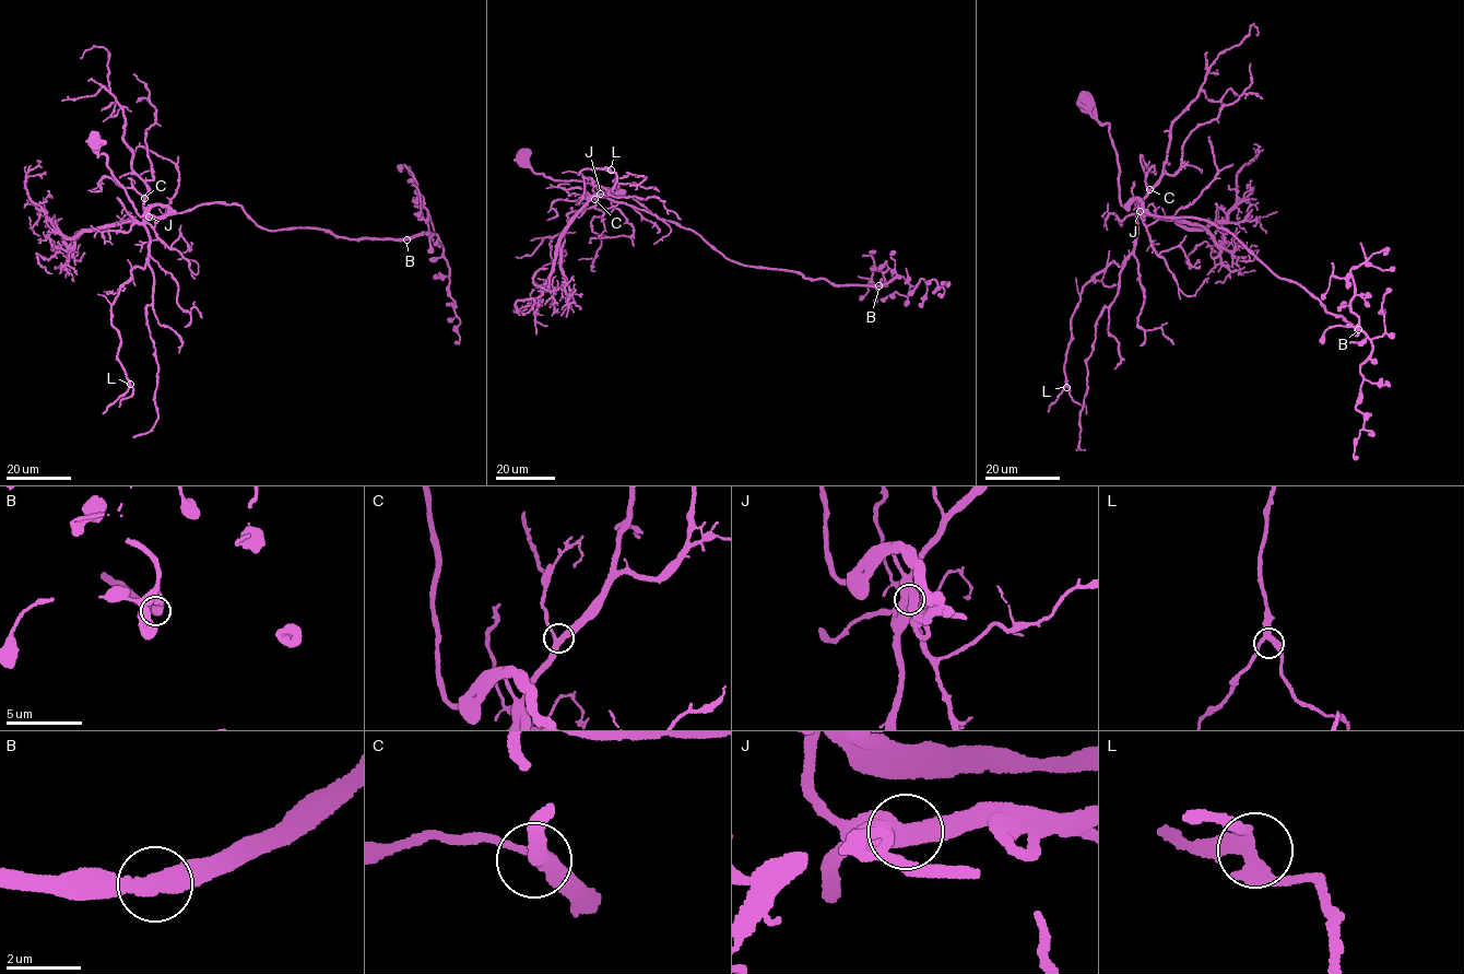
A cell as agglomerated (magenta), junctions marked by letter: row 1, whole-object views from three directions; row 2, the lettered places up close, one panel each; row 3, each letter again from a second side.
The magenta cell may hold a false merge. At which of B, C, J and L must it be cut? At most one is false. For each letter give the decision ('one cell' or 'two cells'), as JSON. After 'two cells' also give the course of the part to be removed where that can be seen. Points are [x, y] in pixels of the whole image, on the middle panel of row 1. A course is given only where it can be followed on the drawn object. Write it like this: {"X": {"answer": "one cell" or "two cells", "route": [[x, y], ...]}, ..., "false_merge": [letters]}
{"B": {"answer": "one cell"}, "C": {"answer": "one cell"}, "J": {"answer": "one cell"}, "L": {"answer": "one cell"}, "false_merge": []}

